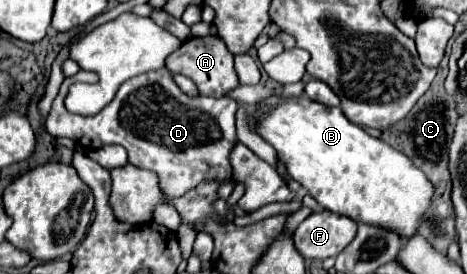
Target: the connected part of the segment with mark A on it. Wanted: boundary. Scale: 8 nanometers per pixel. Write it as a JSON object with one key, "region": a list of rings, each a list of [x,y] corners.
{"region":[[[209,35],[209,37],[191,37],[189,41],[185,41],[173,55],[167,57],[165,67],[171,73],[181,73],[185,77],[189,77],[195,85],[199,95],[209,95],[209,97],[223,97],[225,91],[231,91],[239,85],[237,81],[237,73],[233,69],[233,55],[229,53],[229,49],[225,47],[225,43],[217,37],[217,35]]]}

